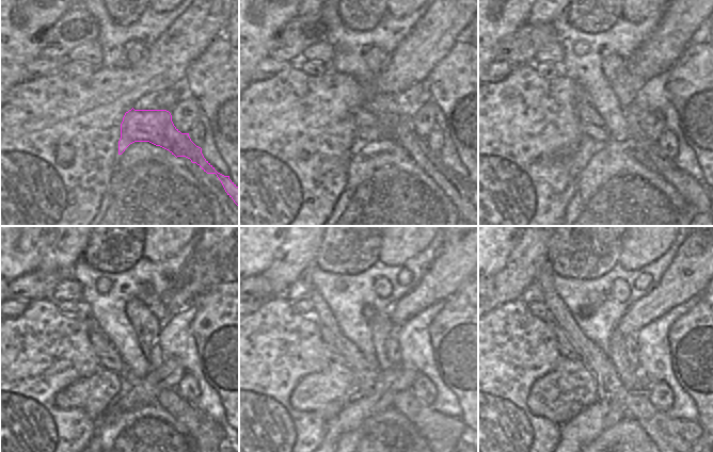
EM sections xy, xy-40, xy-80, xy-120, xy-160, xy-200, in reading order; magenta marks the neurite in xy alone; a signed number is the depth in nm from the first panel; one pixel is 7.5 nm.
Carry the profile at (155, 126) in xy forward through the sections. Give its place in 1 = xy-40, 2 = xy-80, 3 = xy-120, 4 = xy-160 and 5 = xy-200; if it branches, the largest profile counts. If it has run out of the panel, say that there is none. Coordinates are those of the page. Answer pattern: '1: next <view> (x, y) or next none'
1: next xy-40 (369, 127)
2: next xy-80 (590, 124)
3: next xy-120 (109, 358)
4: next xy-160 (331, 334)
5: next xy-200 (560, 316)

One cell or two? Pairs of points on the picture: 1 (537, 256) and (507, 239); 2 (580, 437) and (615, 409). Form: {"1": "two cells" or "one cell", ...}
{"1": "two cells", "2": "one cell"}

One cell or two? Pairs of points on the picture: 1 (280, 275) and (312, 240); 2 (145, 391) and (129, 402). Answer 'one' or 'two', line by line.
1: one
2: one

